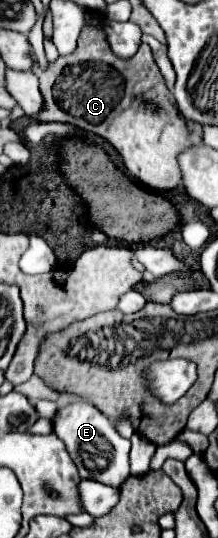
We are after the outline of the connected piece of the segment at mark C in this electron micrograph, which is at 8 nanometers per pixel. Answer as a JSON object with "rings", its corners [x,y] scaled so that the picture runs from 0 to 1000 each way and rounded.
{"rings":[[[390,46],[390,54],[372,54],[353,91],[326,102],[261,106],[261,113],[234,113],[216,128],[188,128],[179,117],[151,110],[151,136],[179,143],[188,173],[206,180],[206,203],[142,221],[179,229],[317,229],[372,243],[436,247],[491,258],[555,284],[583,318],[693,351],[766,355],[830,340],[812,288],[839,277],[922,266],[922,232],[839,221],[812,195],[775,180],[757,180],[757,169],[775,165],[757,162],[757,147],[711,121],[674,80],[647,80],[638,95],[610,106],[555,110],[500,91],[500,80],[482,76],[482,58],[454,46]]]}

